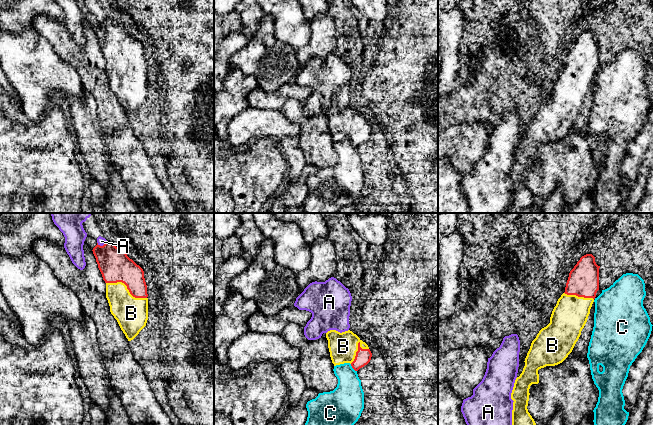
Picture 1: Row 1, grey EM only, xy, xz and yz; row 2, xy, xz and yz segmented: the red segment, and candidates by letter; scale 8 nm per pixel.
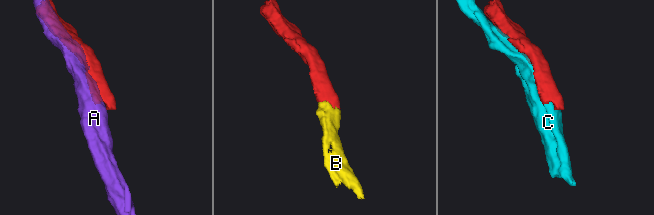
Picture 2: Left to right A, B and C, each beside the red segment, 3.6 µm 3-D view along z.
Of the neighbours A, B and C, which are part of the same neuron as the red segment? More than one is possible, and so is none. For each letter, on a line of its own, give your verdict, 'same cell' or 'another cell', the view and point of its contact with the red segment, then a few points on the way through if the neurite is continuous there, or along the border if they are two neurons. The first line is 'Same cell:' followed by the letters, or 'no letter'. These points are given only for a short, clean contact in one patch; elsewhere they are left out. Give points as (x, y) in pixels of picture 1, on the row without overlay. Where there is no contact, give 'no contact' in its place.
Same cell: B
A: another cell; meets red in xy at (101, 22)
B: same cell; meets red in xy at (127, 64); runs through xy (115, 42), (124, 54), (127, 64), (127, 75), (131, 89)
C: another cell; meets red in xz at (353, 144)

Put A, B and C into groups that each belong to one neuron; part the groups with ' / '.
A / B / C

